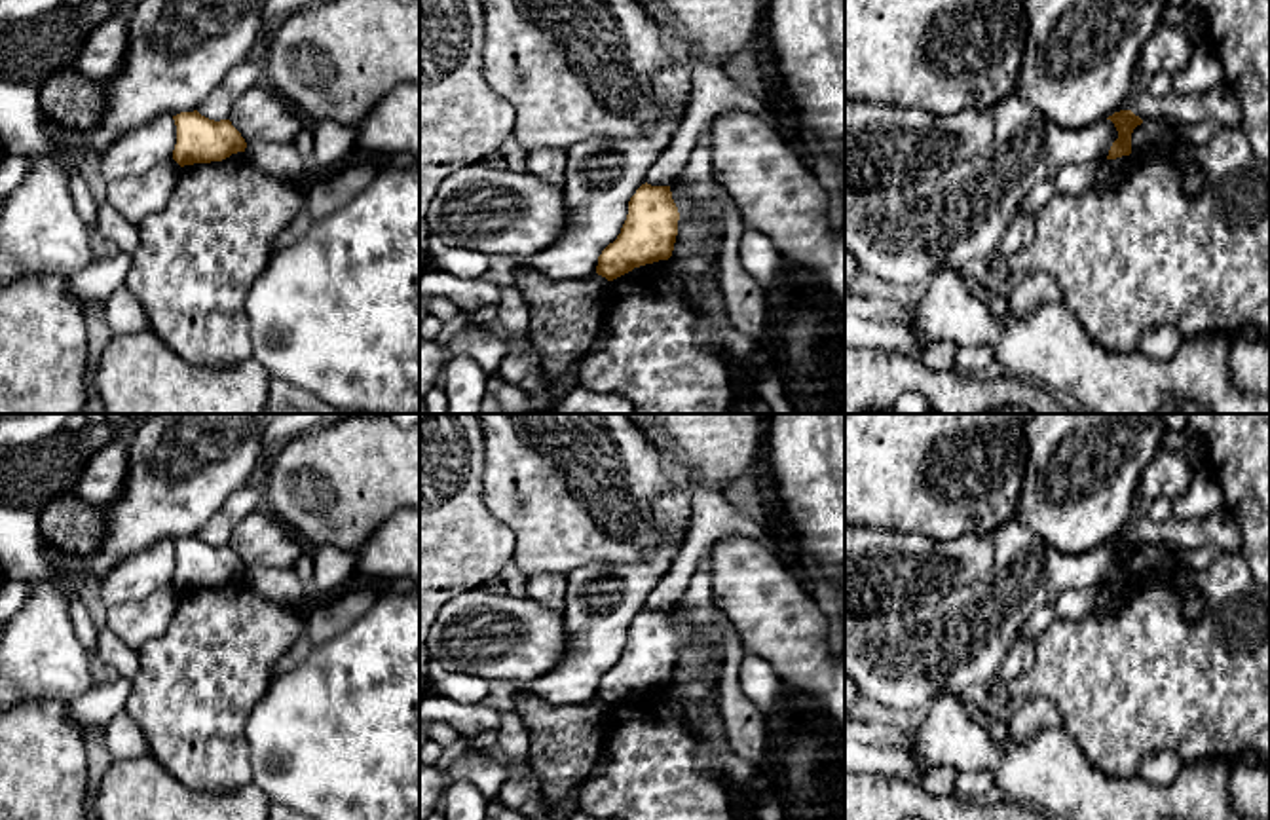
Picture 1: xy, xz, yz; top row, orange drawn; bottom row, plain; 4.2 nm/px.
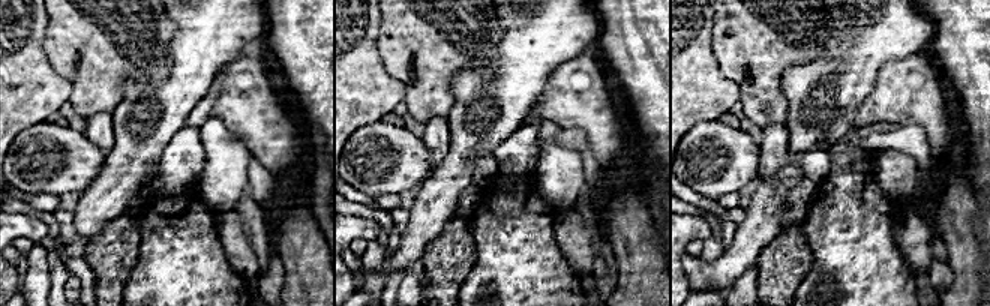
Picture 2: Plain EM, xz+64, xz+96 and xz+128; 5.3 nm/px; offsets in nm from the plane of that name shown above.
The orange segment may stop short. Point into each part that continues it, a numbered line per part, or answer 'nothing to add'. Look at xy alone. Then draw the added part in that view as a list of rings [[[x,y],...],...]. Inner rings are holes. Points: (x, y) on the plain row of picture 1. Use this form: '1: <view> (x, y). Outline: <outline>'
nothing to add

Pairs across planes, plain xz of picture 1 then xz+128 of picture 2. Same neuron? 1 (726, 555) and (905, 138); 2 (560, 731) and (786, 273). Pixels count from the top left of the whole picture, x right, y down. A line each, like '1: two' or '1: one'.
1: two
2: one

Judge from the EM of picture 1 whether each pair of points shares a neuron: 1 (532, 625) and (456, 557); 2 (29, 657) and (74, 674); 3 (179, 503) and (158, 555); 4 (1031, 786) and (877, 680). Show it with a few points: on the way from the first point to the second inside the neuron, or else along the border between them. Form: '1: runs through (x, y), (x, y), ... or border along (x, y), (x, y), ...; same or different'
1: border along (485, 585), (456, 595), (445, 606); different
2: runs through (40, 657), (63, 672); same
3: border along (171, 540), (160, 540), (126, 559); different
4: border along (957, 693), (938, 693), (923, 712); different

